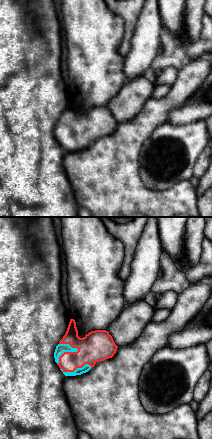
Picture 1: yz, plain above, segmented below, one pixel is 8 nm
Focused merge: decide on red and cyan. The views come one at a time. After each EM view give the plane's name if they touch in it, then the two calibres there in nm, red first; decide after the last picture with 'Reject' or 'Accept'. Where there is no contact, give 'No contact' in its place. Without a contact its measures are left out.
Touches red in yz. Thickness 240 nm (red) against 80 nm

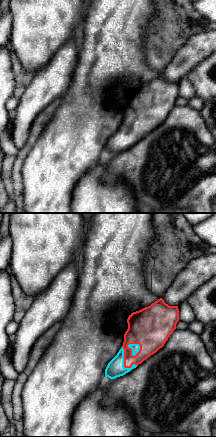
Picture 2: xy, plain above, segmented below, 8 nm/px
Touches red in xy. Thickness 320 nm (red) against 70 nm

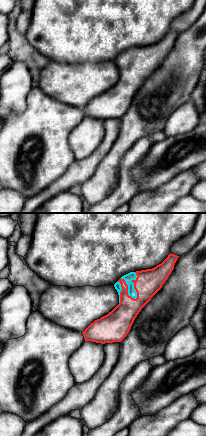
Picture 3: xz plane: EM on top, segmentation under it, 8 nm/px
Touches red in xz. Thickness 200 nm (red) against 70 nm

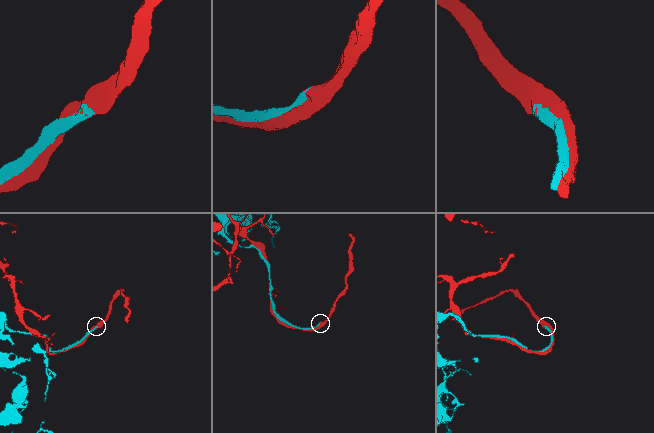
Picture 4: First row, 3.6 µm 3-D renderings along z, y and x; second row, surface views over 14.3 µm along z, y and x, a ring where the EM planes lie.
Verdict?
Accept

